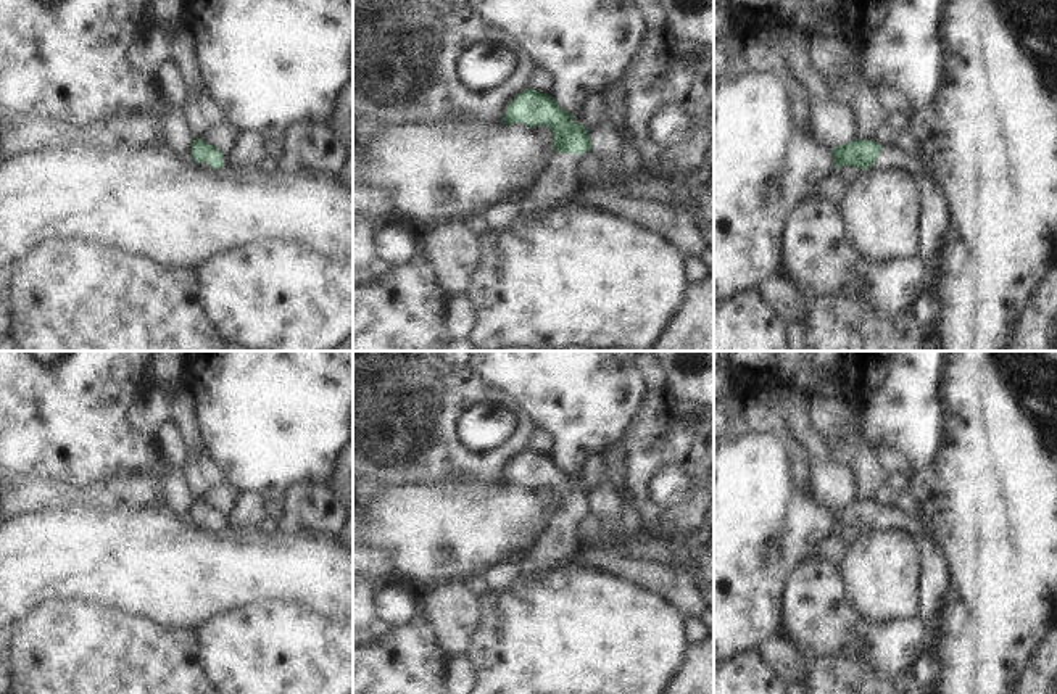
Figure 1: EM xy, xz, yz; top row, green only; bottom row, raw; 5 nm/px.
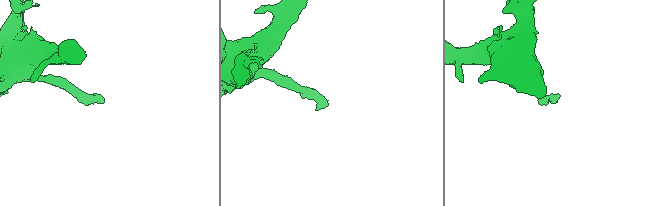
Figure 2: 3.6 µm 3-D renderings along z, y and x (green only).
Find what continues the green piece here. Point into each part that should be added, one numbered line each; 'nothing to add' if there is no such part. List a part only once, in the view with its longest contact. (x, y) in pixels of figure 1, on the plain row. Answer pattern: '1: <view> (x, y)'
1: xz (559, 543)

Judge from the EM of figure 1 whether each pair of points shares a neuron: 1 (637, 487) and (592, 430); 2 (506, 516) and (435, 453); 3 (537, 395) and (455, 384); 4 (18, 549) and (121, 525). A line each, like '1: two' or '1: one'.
1: two
2: two
3: two
4: one

